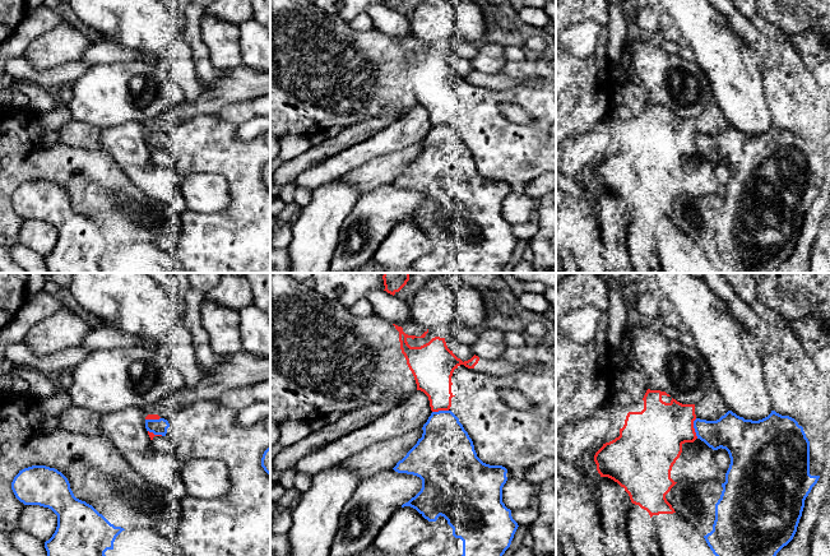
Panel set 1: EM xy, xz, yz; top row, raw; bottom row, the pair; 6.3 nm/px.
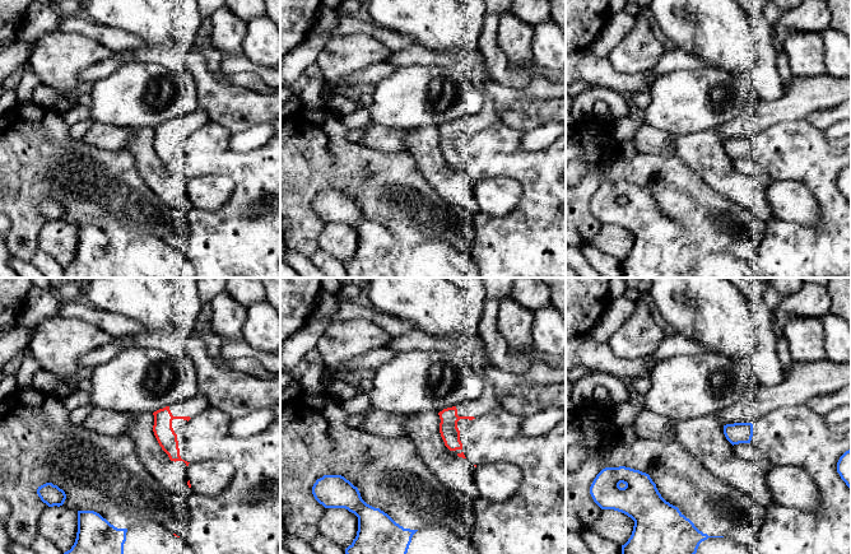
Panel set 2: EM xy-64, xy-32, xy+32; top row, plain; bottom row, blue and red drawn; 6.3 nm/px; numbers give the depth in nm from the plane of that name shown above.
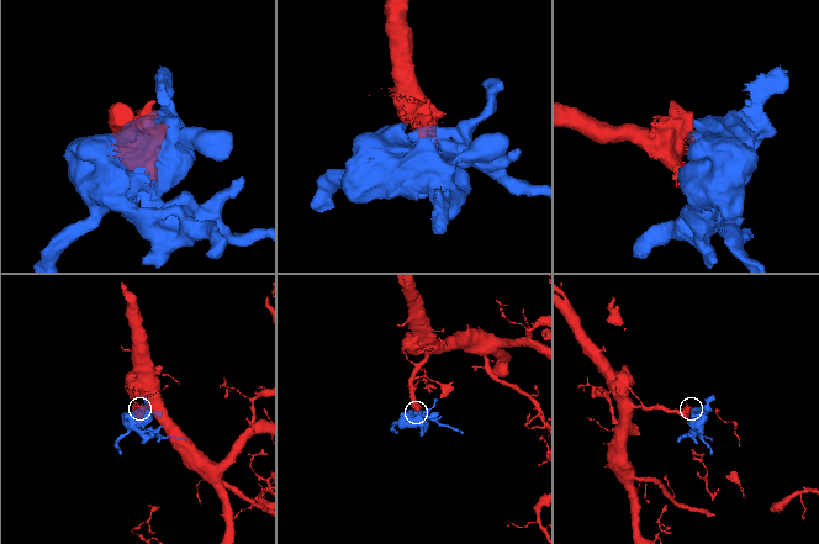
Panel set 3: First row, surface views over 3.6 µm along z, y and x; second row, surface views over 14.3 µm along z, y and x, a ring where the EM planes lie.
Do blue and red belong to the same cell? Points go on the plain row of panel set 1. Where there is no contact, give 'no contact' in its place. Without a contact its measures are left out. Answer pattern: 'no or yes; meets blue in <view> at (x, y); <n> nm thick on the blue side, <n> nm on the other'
no; meets blue in yz at (695, 143); 220 nm thick on the blue side, 340 nm on the other

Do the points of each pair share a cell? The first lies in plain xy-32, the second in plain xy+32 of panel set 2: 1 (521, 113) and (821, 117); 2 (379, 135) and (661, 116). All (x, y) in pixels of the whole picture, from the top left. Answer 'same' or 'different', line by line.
1: same
2: different

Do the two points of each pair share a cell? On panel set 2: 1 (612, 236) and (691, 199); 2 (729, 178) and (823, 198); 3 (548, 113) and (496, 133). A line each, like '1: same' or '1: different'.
1: different
2: different
3: different

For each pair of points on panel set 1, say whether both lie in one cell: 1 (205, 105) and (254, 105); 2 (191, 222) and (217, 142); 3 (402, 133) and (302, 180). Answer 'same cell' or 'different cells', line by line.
1: different cells
2: same cell
3: same cell

